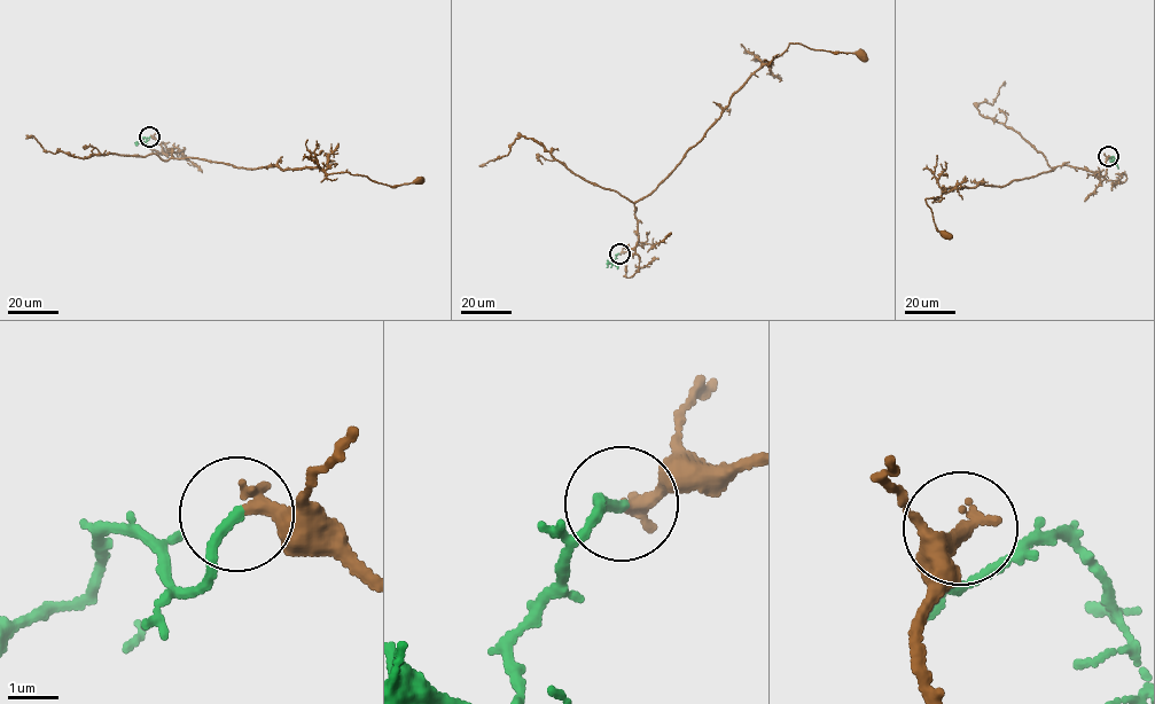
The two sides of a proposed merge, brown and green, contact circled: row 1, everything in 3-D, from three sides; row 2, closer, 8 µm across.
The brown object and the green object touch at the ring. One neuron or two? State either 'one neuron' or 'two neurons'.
one neuron

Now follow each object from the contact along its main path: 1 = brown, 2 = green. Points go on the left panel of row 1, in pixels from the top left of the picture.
1: (150, 137), (173, 157), (246, 169), (320, 169), (391, 186), (423, 179)
2: (149, 137), (134, 142)

